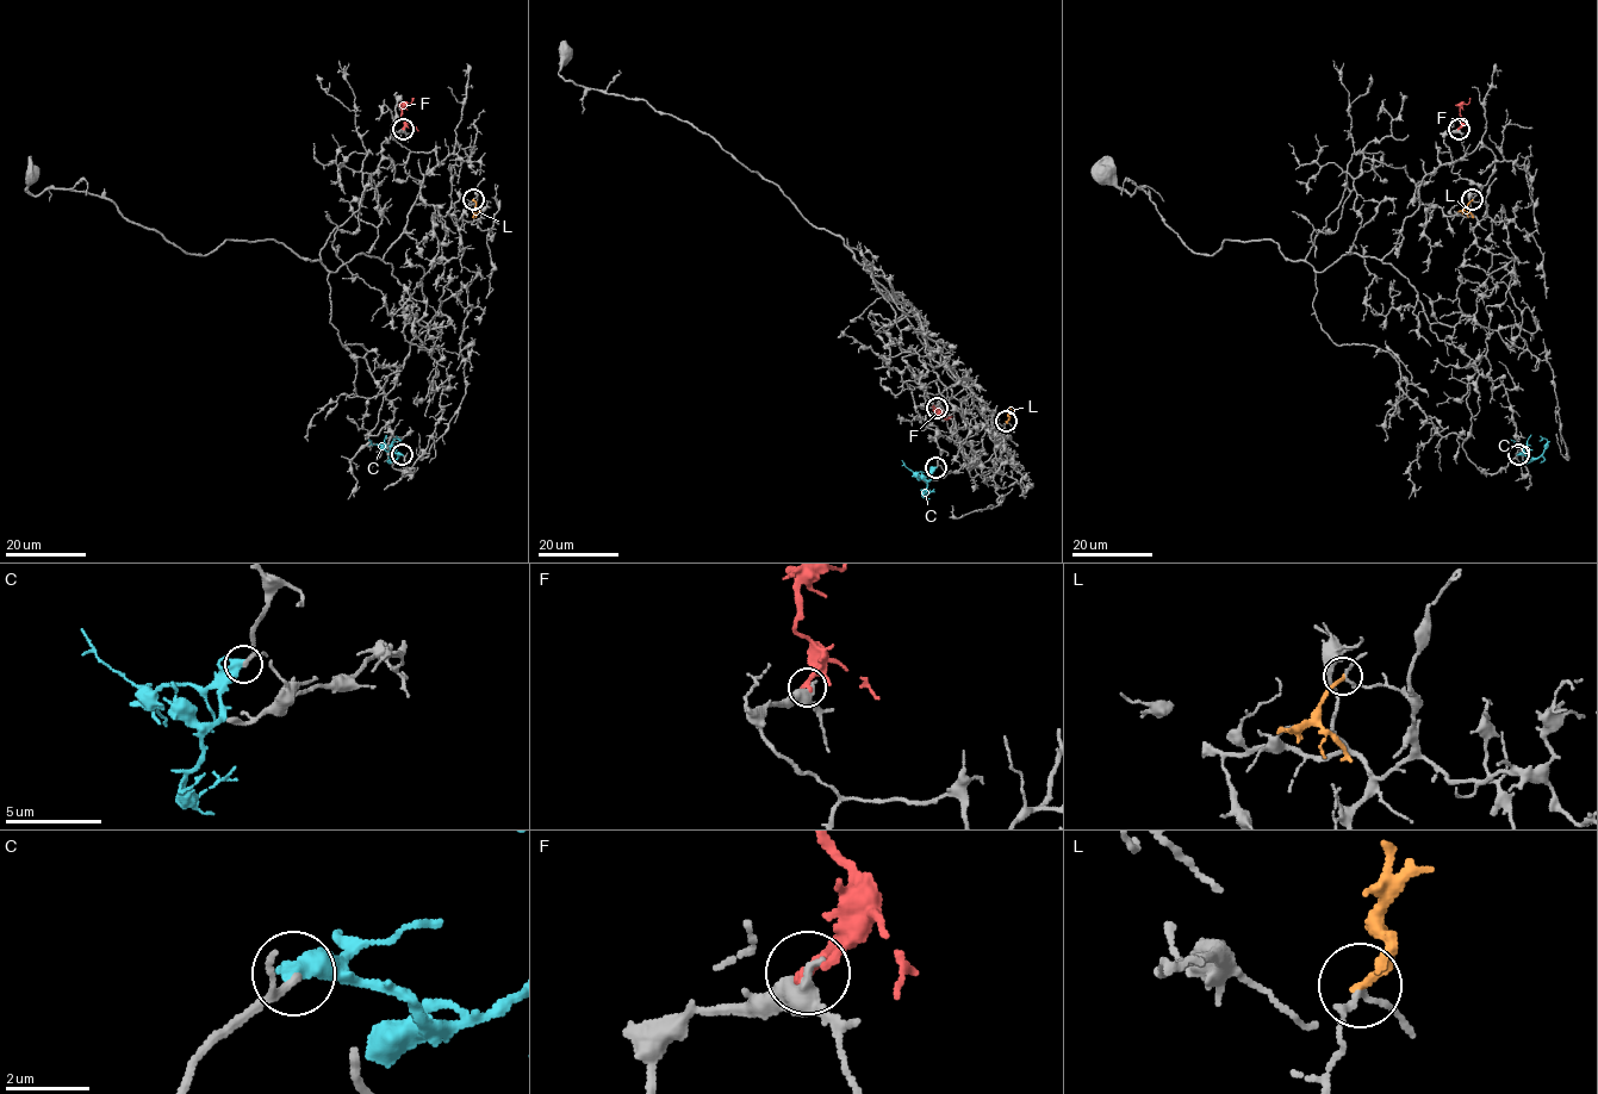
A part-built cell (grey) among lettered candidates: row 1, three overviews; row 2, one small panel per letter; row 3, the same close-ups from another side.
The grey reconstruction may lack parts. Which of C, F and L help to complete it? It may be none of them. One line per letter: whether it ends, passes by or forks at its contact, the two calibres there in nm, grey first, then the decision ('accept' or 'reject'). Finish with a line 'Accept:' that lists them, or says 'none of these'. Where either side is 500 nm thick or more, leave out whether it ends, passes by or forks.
C: calibres 130 and 500 nm; reject
F: it ends; calibres 440 and 260 nm; reject
L: it ends; calibres 130 and 200 nm; reject
Accept: none of these

